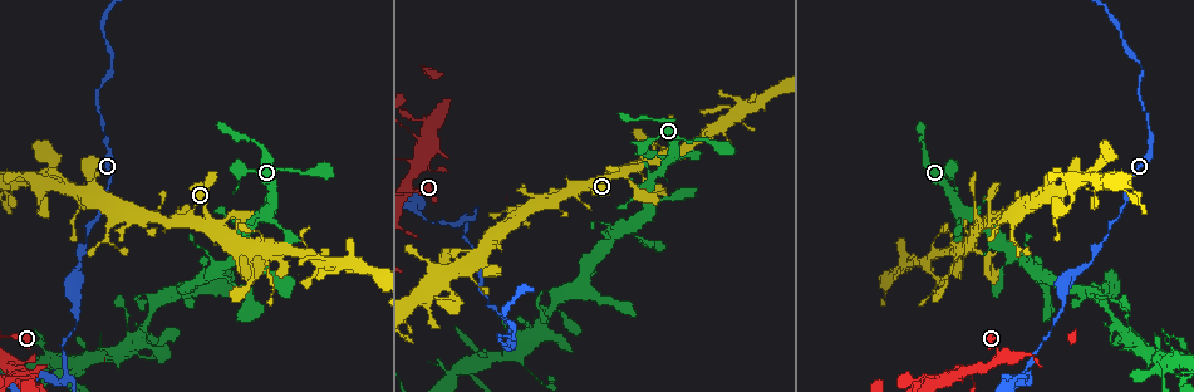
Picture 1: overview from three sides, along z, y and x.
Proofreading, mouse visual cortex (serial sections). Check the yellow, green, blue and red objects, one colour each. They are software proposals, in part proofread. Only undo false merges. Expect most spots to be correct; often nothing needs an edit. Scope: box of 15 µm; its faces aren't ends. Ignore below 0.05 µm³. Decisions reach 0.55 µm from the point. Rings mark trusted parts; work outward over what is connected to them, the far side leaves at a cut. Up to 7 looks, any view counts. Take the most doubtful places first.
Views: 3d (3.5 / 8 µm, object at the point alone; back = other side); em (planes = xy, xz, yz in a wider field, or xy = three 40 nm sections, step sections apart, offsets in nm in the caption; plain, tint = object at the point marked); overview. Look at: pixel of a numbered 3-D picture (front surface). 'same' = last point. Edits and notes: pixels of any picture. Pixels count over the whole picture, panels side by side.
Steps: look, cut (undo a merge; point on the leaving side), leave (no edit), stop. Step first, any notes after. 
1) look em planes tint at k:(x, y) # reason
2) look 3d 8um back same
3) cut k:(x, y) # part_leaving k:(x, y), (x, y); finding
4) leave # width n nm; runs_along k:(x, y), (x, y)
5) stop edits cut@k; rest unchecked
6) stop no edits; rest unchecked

look 3d 8um at 1:(1020, 381) # three-way junction

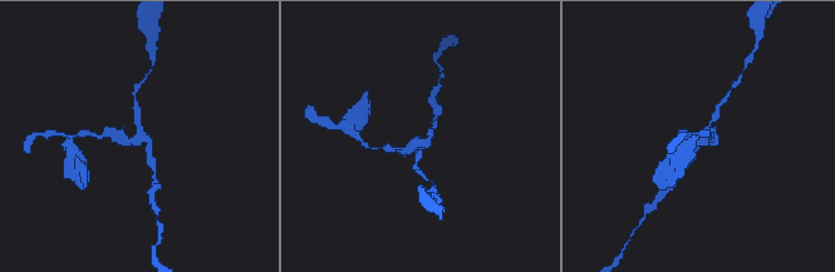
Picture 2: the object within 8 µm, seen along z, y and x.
look em xy step 1 tint at 2:(421, 145)

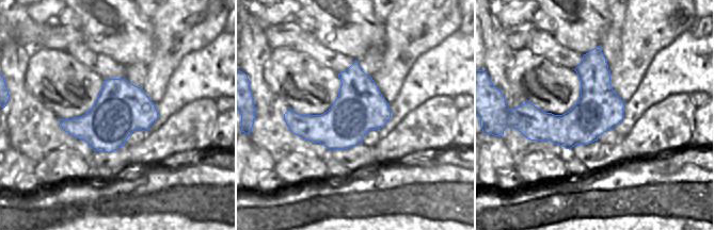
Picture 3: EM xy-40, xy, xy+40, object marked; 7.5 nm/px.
leave # runs_along 2:(134, 103), (140, 137), (109, 136); all the same cell

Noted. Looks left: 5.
look 3d 3.5um at 1:(973, 368) # sharp bend

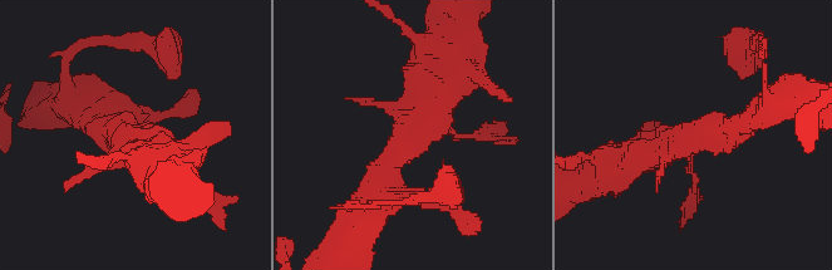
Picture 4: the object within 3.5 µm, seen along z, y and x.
look em planes tint at 4:(418, 135) # arms 4; arm_widths 100, 150, 300, 400 nm; need the tissue

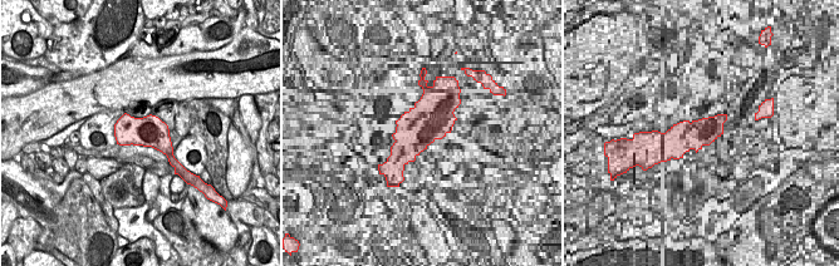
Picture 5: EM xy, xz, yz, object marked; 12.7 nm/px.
leave # runs_along 4:(375, 195), (429, 124), (433, 63); all the same cell

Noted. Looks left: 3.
look 3d 8um at 1:(274, 252) # arms part here

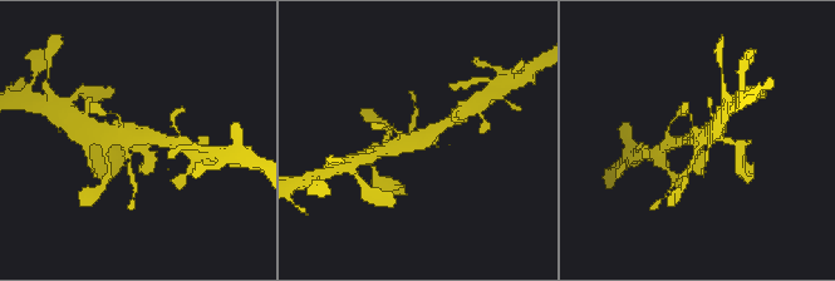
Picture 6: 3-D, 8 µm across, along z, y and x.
look em xy step 5 tint at 6:(138, 138) # need the tissue

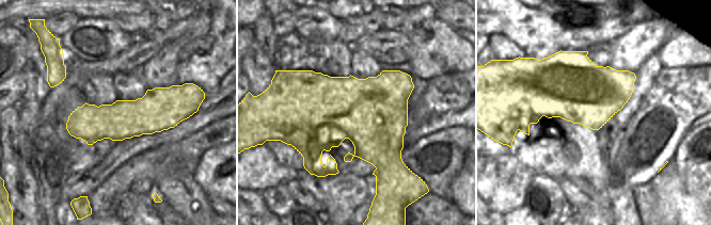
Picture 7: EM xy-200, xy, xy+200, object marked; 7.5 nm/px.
leave # width 550 nm; runs_along 6:(386, 152), (425, 139), (450, 119); all the same cell

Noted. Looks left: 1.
stop no edits; rest unchecked

